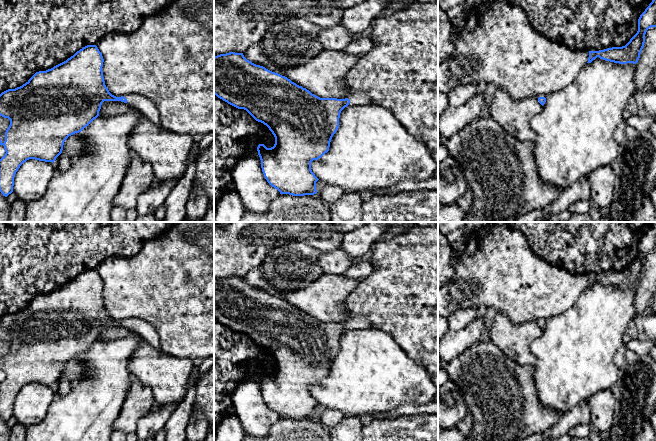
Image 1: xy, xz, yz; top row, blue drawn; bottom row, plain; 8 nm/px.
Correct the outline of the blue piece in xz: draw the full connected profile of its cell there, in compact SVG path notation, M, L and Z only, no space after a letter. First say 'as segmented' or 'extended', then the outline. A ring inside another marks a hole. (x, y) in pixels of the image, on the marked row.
extended; M235 52L214 56L214 94L228 104L246 110L256 121L269 128L275 137L274 146L267 148L259 144L257 147L262 172L267 182L280 194L293 196L317 193L316 182L319 179L311 170L311 162L329 151L331 139L339 127L341 111L347 106L371 104L371 98L364 93L353 93L345 99L320 98L287 77L252 63L243 53Z

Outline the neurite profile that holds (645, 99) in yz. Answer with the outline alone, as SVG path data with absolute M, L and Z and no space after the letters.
M649 86L636 90L633 98L637 106L637 116L656 116L656 90Z

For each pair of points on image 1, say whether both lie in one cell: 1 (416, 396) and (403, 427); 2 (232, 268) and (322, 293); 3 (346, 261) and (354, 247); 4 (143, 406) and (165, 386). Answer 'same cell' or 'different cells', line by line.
1: different cells
2: different cells
3: different cells
4: different cells

